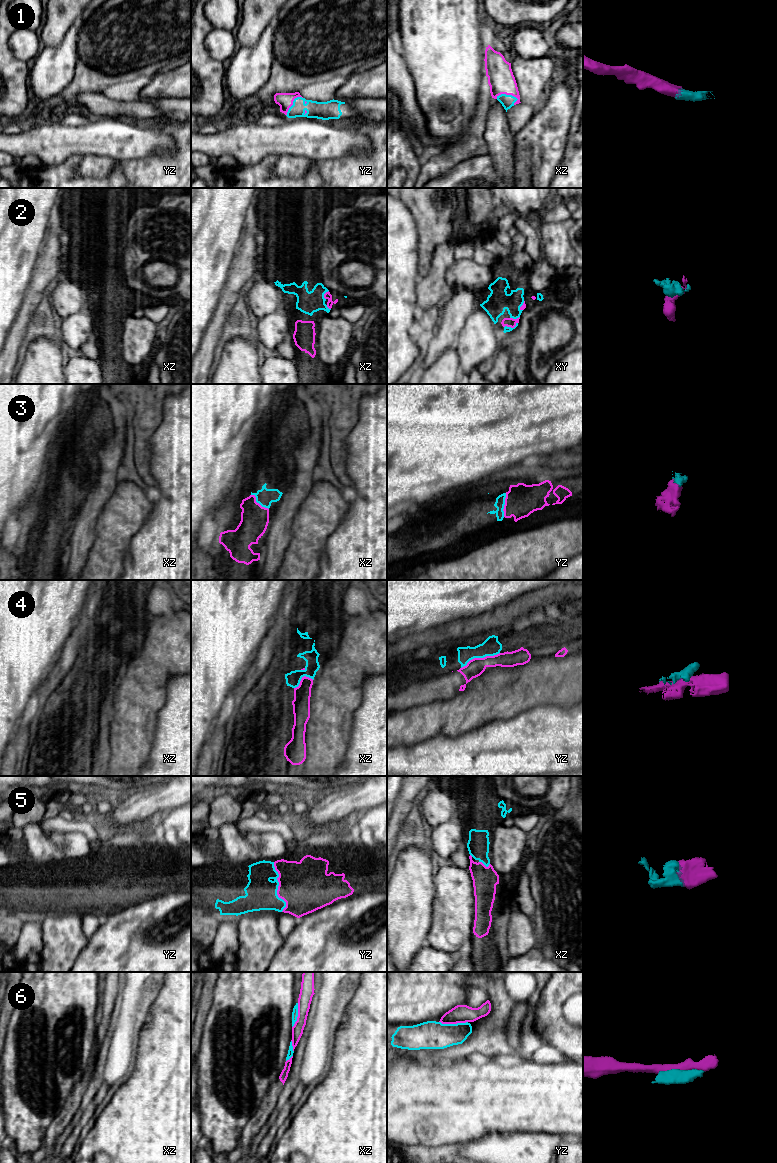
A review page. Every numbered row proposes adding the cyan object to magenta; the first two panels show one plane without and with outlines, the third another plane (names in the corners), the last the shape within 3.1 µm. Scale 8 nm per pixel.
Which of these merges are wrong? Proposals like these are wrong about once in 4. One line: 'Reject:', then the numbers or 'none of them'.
Reject: 4, 6

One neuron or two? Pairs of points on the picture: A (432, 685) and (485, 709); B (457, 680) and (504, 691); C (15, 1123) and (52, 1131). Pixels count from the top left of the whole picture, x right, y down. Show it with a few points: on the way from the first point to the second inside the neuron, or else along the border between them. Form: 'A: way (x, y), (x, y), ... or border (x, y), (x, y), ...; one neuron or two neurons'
A: border (460, 691), (451, 697), (431, 701); two neurons
B: border (486, 667), (450, 697); two neurons
C: border (60, 1111), (46, 1129), (44, 1136); two neurons

